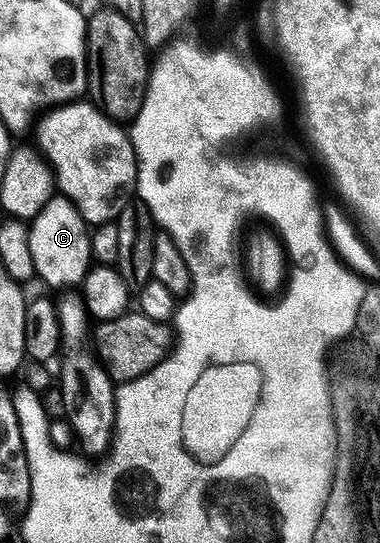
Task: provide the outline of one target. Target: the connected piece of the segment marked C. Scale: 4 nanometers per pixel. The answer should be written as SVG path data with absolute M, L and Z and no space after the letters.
M53 195L44 204L42 211L31 218L28 225L30 235L30 255L34 255L36 277L48 285L64 285L60 287L76 287L83 282L92 259L92 239L90 226L74 203L63 195Z

